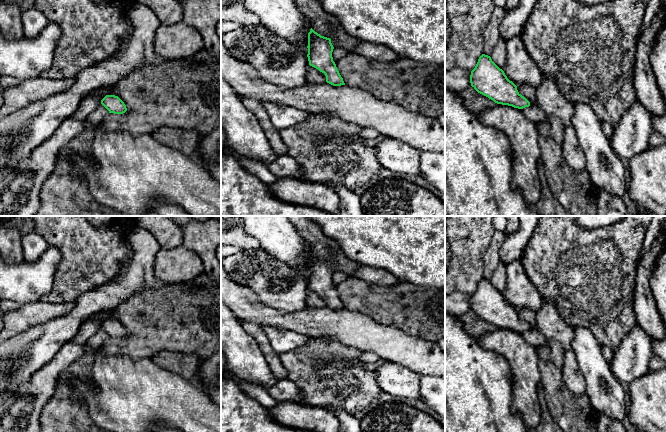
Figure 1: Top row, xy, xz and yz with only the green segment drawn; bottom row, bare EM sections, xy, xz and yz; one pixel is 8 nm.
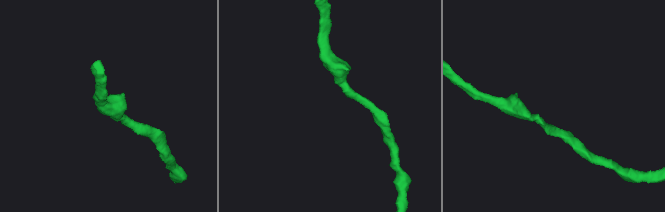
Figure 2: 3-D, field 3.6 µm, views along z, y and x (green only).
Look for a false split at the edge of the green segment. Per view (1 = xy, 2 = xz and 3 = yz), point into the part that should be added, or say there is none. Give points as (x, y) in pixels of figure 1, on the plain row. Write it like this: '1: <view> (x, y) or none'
1: none
2: none
3: none

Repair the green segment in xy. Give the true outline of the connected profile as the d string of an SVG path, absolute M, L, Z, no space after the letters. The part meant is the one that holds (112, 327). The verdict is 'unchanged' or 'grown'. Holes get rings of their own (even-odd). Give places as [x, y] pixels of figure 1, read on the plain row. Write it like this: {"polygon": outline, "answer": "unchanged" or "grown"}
{"polygon": "M106 319L101 324L101 328L109 335L109 337L123 338L127 335L124 326L115 319Z", "answer": "unchanged"}

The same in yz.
{"polygon": "M482 278L470 299L471 310L480 318L497 328L523 333L530 326L522 320L517 310L510 305L490 280Z", "answer": "unchanged"}

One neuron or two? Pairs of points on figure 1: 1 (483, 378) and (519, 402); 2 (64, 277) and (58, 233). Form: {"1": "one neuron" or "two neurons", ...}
{"1": "two neurons", "2": "one neuron"}

